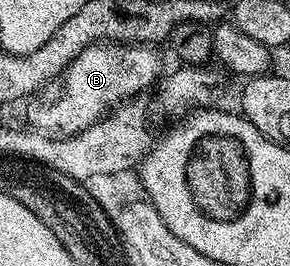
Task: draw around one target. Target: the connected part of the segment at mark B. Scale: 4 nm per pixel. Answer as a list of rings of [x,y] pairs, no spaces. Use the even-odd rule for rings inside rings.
[[[93,43],[66,66],[55,82],[47,83],[25,104],[27,124],[44,135],[79,135],[115,107],[138,97],[145,87],[155,86],[162,63],[154,51],[145,43]]]

